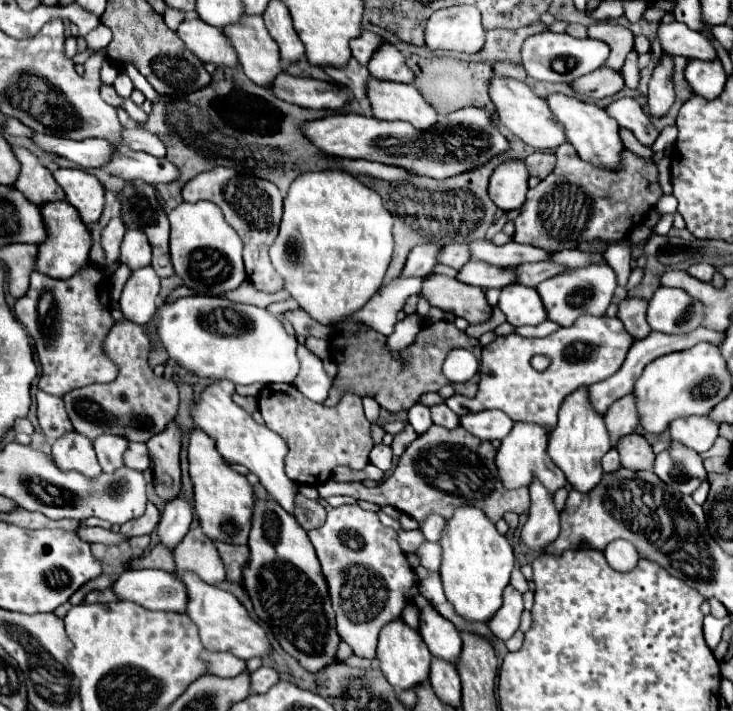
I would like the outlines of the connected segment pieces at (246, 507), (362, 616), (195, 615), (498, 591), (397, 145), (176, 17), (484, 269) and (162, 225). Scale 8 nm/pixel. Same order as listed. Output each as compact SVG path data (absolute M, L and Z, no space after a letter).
M198 427L190 431L188 439L188 473L194 491L194 509L200 519L202 531L210 539L246 545L250 531L250 515L254 503L254 491L248 479L236 473L216 451L216 443L210 435L200 431Z
M342 505L332 509L326 523L312 529L308 537L328 583L340 639L344 639L356 655L374 659L380 629L398 619L404 605L418 595L414 571L398 547L396 531L384 527L374 511L364 511L358 505Z
M176 573L178 579L186 585L190 603L188 603L188 617L198 625L202 645L208 651L228 651L240 659L252 659L252 657L268 657L272 651L272 645L268 641L266 631L248 615L246 607L228 591L218 589L216 585L202 583L196 579L194 573Z
M468 505L458 507L446 521L438 543L442 547L440 577L448 601L466 621L486 623L502 605L502 591L510 583L510 573L514 569L514 553L510 543L496 531L496 525L482 509Z
M466 107L448 113L426 131L418 131L406 121L380 121L376 117L364 117L356 113L330 115L320 121L310 121L302 125L302 131L318 149L330 155L344 159L378 161L432 179L448 179L474 171L476 167L486 165L492 157L510 149L508 139L496 127L494 113L482 107Z
M166 9L166 15L164 15L164 23L168 25L168 29L176 31L176 29L178 29L178 25L180 25L184 19L186 19L186 17L184 17L180 11L168 11L168 9Z
M470 261L460 269L458 279L462 283L476 285L482 289L502 289L506 285L516 283L516 273L506 267L496 267L484 261Z
M132 181L128 183L120 193L118 193L118 201L122 207L122 221L126 225L126 229L142 229L148 237L148 243L152 247L152 267L156 271L158 277L172 277L174 269L172 269L172 261L170 261L170 253L168 253L168 217L166 211L156 195L154 185L146 183L146 181Z

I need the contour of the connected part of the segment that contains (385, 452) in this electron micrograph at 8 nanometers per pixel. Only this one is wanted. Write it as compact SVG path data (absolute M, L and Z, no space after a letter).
M384 443L376 445L372 451L370 451L370 463L376 465L378 469L382 471L388 471L392 467L392 449Z

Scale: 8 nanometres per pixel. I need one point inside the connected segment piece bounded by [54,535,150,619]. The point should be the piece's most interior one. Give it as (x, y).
(115, 559)

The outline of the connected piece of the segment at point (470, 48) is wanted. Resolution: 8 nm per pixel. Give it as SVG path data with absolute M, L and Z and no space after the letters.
M472 5L450 7L432 13L426 33L426 47L436 51L458 51L458 53L478 53L484 47L484 27L480 23L480 11Z

